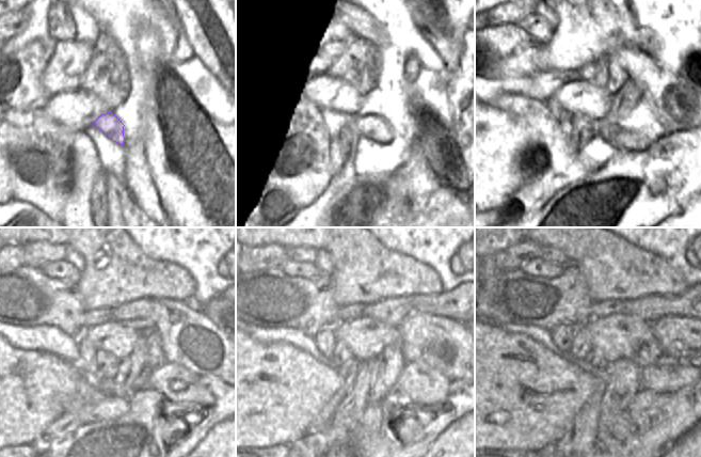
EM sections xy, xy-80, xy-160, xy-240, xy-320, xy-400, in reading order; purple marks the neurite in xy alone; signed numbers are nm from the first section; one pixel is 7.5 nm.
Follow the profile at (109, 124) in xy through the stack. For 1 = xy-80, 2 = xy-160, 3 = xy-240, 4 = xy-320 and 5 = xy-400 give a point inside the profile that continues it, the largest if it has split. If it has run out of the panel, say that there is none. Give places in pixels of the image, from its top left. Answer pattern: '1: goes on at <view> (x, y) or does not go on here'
1: goes on at xy-80 (372, 128)
2: goes on at xy-160 (619, 138)
3: goes on at xy-240 (178, 385)
4: goes on at xy-320 (423, 384)
5: goes on at xy-400 (667, 374)

